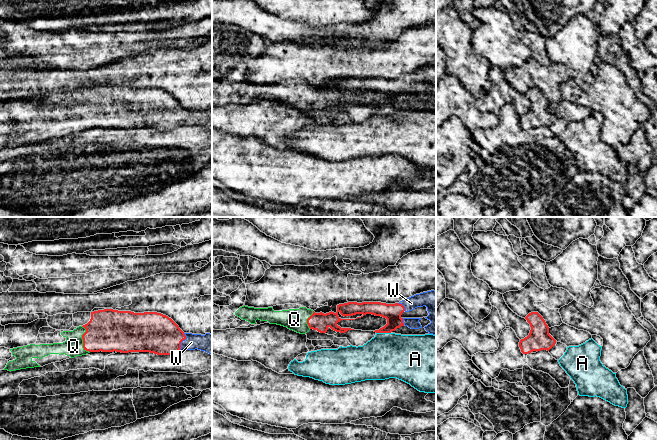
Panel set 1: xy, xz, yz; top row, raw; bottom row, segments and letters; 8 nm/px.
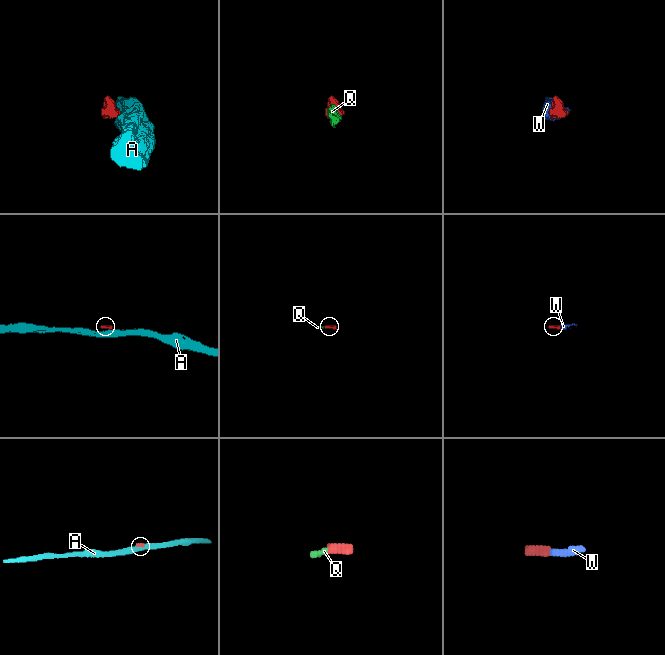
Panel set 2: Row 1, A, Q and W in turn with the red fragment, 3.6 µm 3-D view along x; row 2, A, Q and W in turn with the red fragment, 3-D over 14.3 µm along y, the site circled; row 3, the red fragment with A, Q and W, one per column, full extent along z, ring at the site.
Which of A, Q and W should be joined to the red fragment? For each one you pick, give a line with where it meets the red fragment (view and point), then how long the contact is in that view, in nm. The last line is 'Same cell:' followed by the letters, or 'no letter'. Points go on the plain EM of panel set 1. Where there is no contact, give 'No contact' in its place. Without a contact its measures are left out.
Q: Touches red at xy (82, 114). Shared border 220 nm
W: Touches red at xy (181, 117). Shared border 150 nm
Same cell: Q, W

